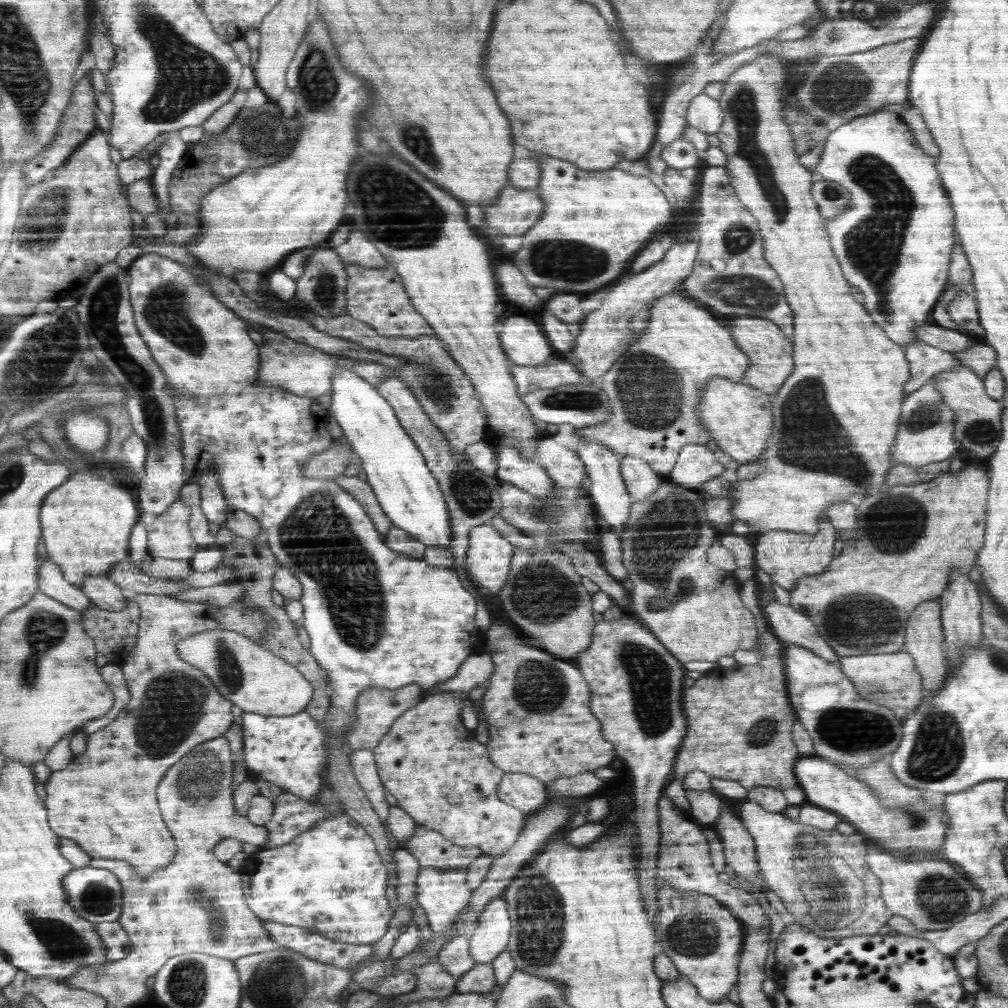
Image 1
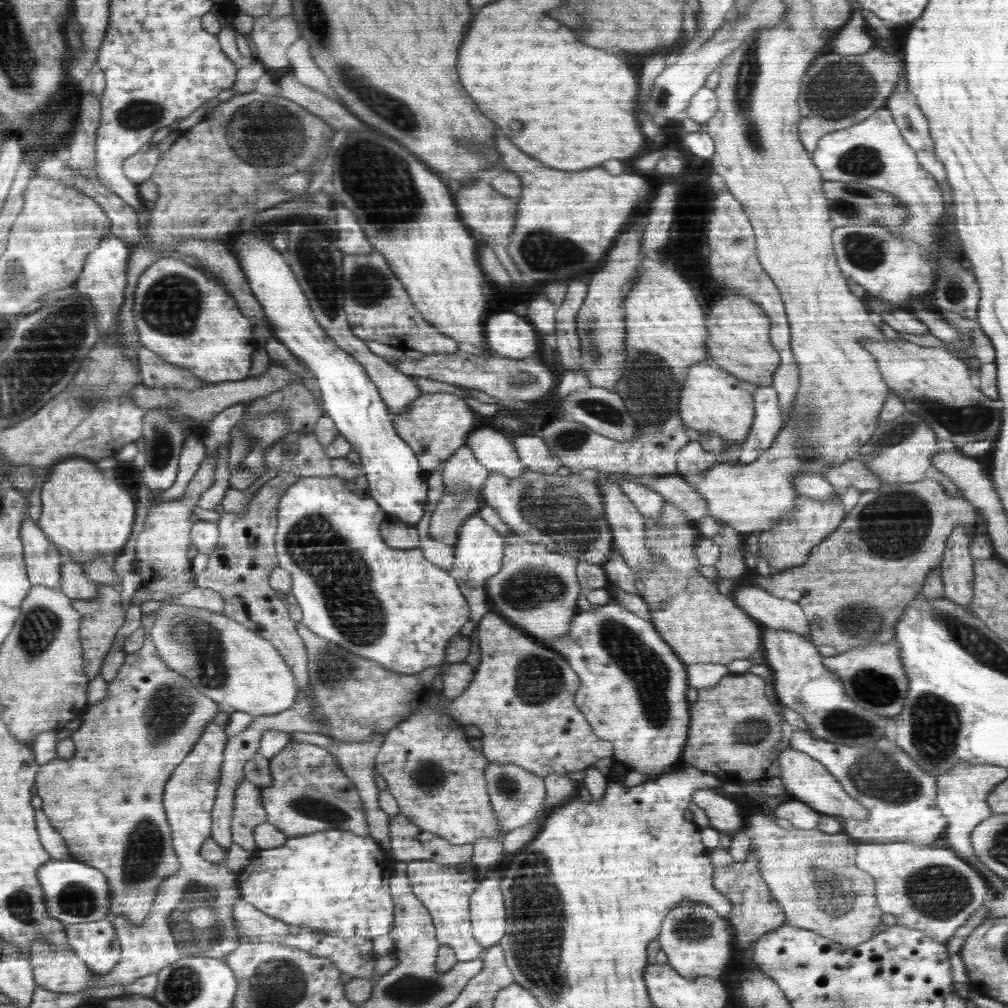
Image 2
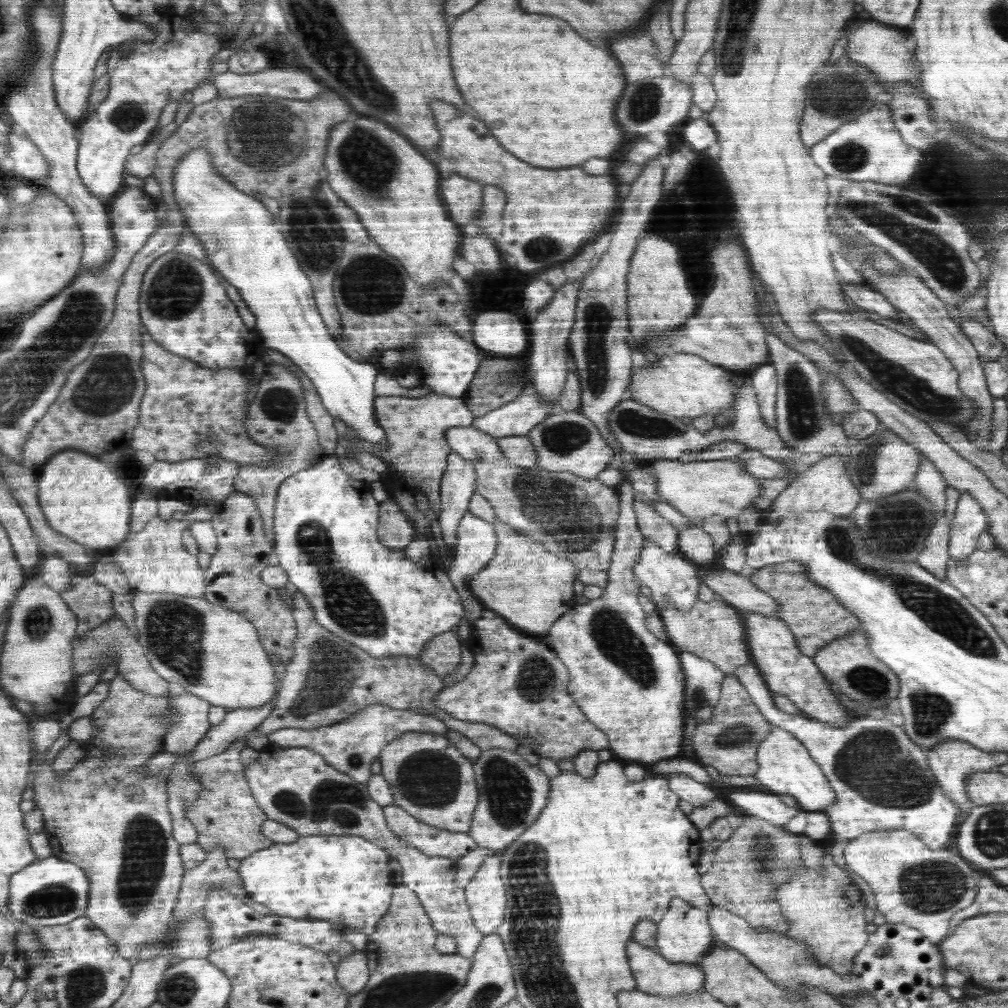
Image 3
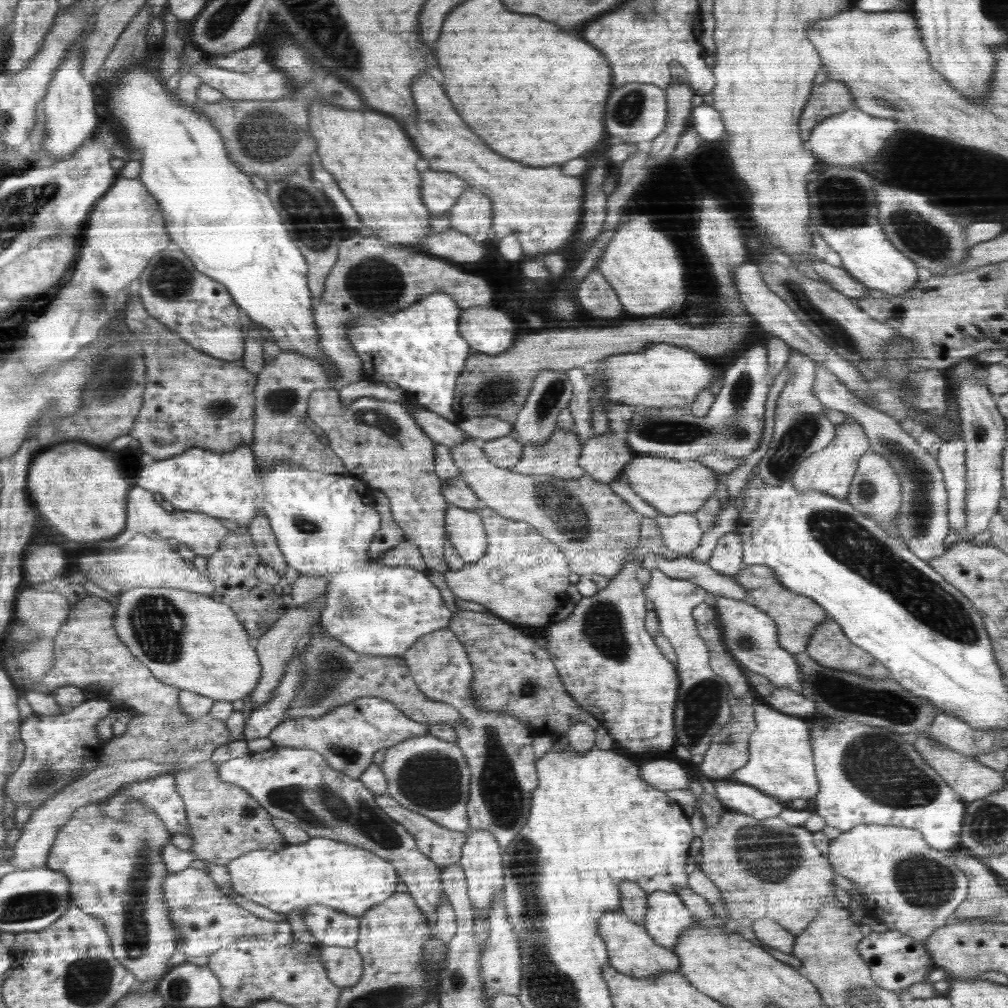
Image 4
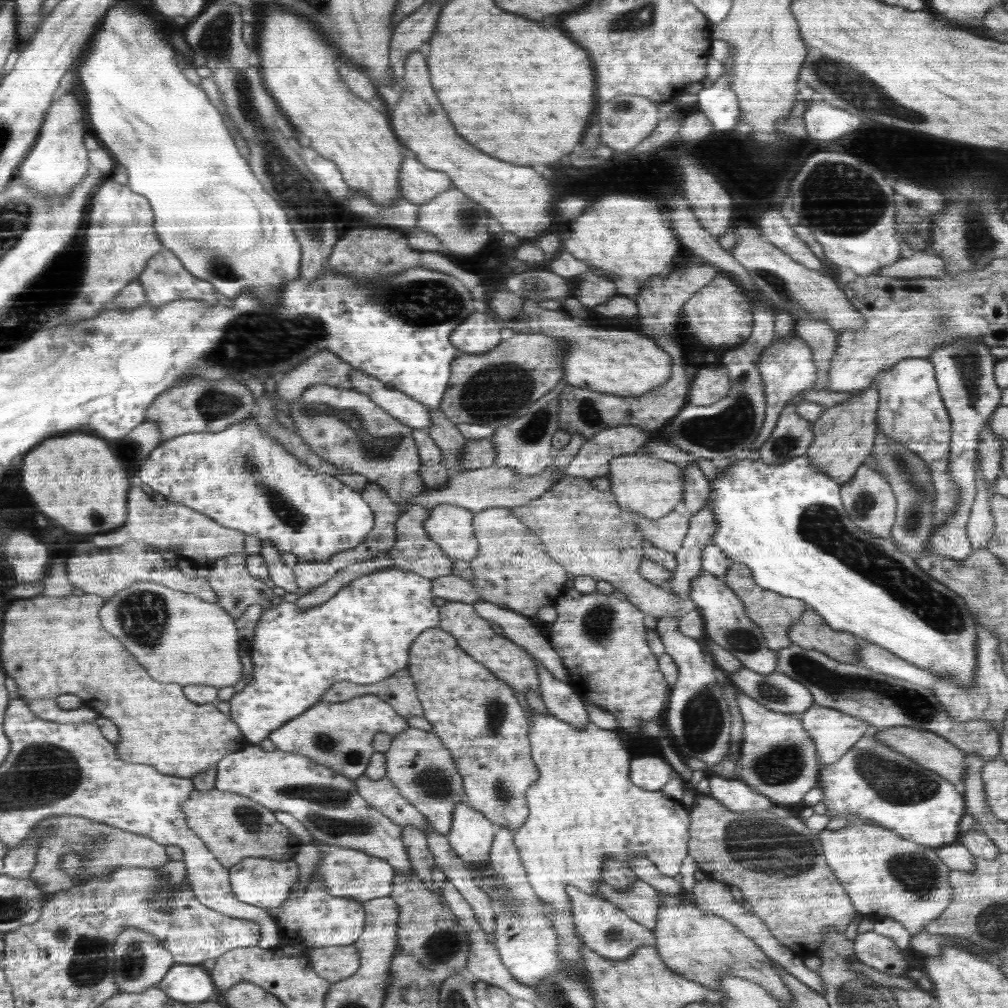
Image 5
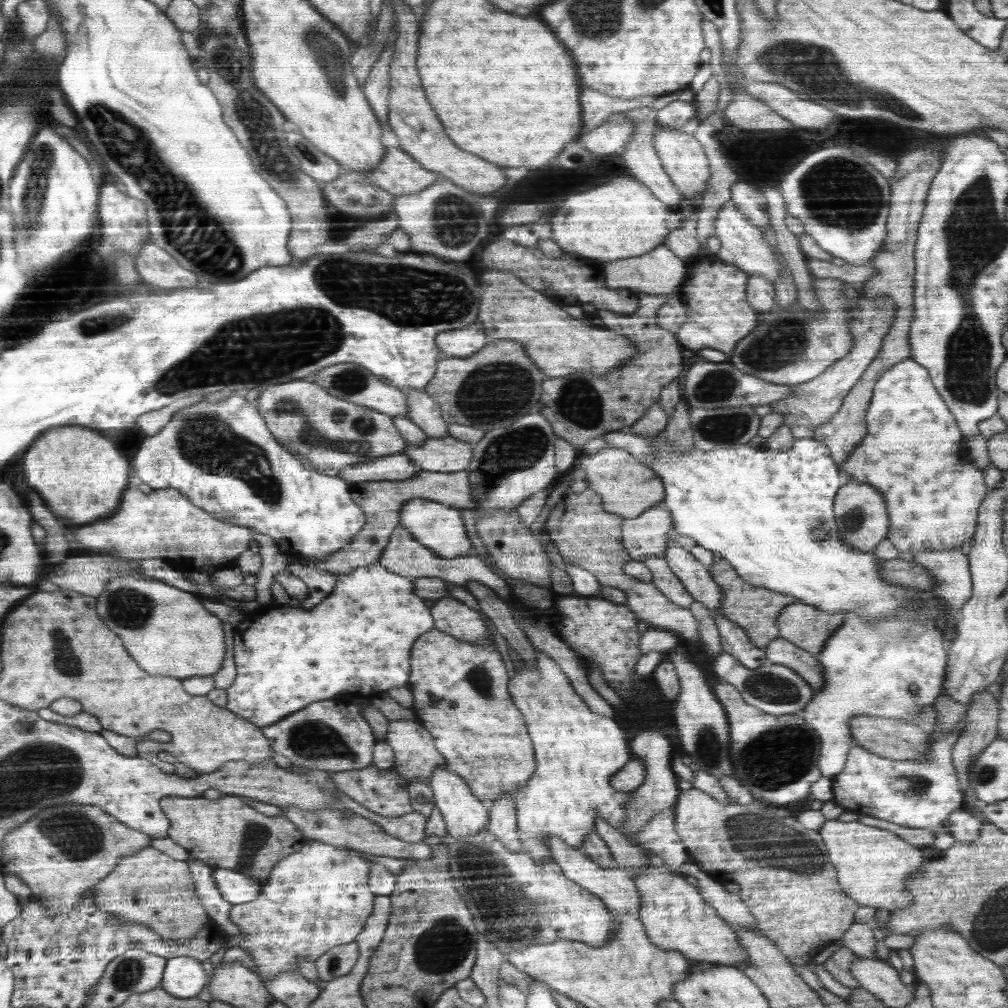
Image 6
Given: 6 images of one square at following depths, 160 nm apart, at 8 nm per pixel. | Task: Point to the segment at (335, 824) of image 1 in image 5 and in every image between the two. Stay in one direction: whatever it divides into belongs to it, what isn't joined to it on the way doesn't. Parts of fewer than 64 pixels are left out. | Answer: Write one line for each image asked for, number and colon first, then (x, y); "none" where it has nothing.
2: (333, 881)
3: (341, 879)
4: (342, 876)
5: (347, 872)

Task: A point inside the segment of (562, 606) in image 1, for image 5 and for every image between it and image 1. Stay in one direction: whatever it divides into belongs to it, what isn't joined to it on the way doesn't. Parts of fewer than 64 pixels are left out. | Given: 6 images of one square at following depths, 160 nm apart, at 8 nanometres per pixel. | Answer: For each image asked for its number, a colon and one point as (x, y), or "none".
2: (536, 589)
3: (525, 583)
4: (523, 577)
5: (513, 569)

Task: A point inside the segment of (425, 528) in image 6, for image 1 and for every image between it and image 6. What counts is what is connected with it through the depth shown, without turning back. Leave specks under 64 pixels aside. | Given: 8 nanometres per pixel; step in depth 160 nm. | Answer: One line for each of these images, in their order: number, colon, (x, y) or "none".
1: (490, 555)
2: (479, 553)
3: (476, 546)
4: (465, 529)
5: (450, 526)

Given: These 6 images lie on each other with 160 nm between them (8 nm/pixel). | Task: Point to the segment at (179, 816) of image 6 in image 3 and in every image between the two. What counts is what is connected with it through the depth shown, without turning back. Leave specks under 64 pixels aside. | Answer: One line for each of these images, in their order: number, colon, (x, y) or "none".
3: (226, 814)
4: (226, 822)
5: (234, 827)

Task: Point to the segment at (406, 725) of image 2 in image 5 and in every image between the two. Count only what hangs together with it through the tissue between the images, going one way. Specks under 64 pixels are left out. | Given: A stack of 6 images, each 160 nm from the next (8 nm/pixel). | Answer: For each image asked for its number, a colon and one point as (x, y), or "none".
3: (429, 778)
4: (427, 775)
5: (424, 772)

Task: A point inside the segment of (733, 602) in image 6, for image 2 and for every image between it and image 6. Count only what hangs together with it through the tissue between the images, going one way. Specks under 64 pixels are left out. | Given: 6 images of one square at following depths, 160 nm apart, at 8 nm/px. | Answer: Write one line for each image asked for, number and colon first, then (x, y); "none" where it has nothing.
2: (855, 588)
3: (814, 614)
4: (798, 617)
5: (775, 614)

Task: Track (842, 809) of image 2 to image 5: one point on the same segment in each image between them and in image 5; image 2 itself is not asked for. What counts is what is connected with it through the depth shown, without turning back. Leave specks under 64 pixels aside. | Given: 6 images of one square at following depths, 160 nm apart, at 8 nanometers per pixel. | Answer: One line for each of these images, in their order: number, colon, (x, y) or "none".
3: (785, 767)
4: (781, 764)
5: (779, 758)

